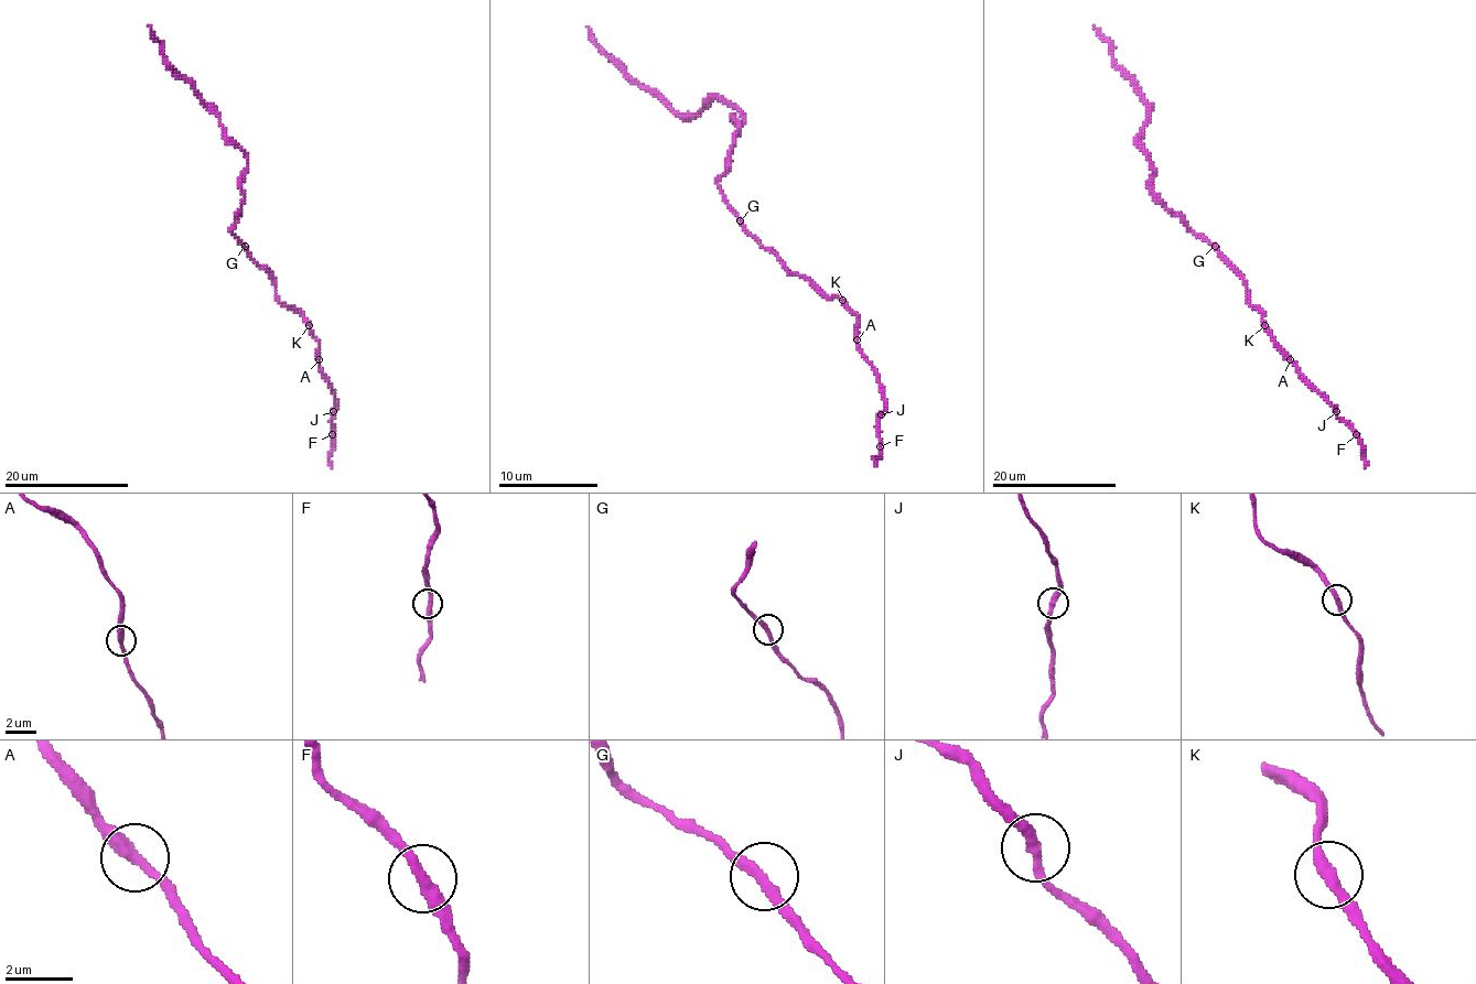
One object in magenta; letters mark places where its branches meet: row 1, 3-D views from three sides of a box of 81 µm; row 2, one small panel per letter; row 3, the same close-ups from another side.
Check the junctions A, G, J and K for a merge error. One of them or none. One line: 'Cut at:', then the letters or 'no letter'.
Cut at: no letter

